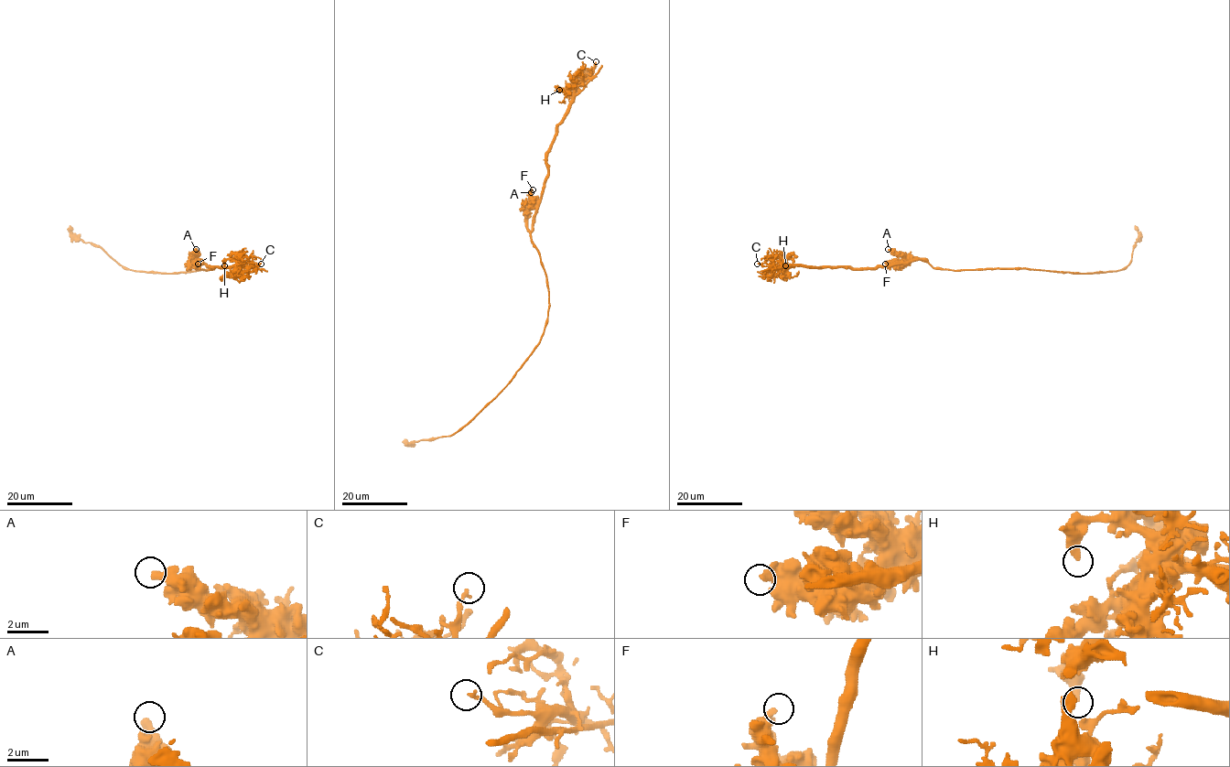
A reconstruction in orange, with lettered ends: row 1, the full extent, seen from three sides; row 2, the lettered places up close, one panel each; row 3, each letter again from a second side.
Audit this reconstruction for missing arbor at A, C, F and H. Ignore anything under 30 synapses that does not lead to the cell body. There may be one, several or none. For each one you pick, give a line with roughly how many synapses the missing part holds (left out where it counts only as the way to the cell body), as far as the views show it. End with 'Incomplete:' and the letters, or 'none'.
Incomplete: none

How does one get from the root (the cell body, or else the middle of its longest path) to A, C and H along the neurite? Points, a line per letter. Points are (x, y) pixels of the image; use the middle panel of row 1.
A: (548, 284), (540, 253), (527, 228), (531, 192)
C: (548, 284), (540, 253), (531, 238), (547, 174), (546, 153), (574, 91), (593, 71), (596, 61)
H: (548, 284), (531, 231), (547, 174), (546, 153), (555, 134), (555, 125), (573, 97), (565, 89), (559, 90)

